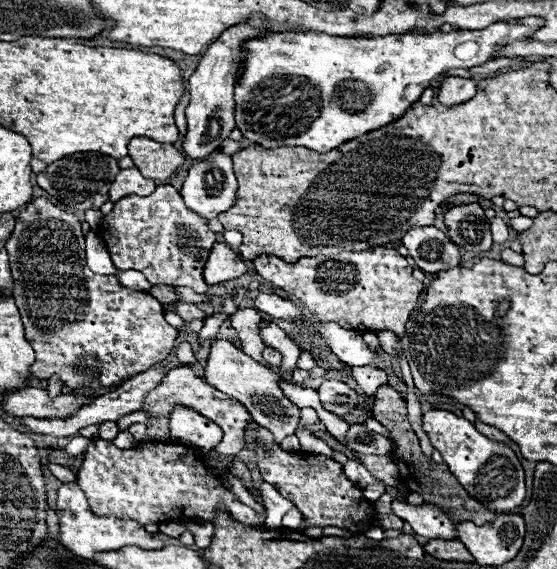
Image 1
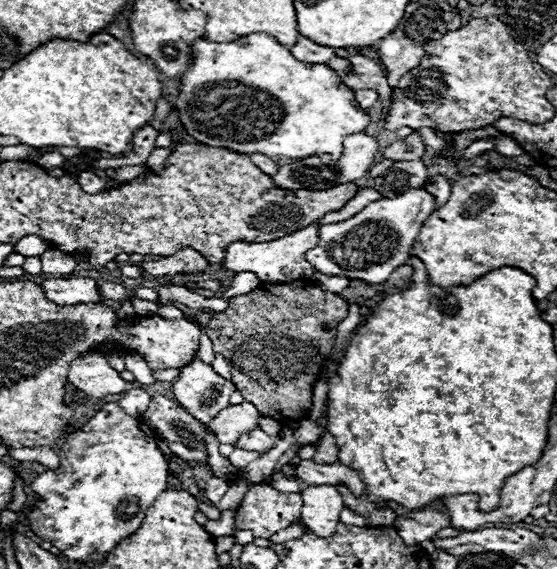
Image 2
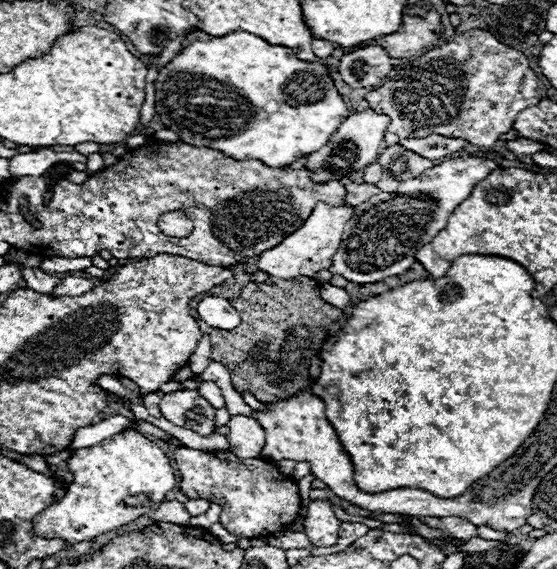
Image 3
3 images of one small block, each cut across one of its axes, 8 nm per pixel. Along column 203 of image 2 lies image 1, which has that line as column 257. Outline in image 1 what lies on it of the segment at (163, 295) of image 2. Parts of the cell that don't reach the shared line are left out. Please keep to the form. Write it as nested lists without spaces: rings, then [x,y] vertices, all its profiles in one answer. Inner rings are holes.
[[[258,294],[254,300],[254,308],[270,314],[272,318],[282,318],[288,322],[304,322],[306,320],[302,316],[302,310],[296,304],[292,304],[290,300],[284,300],[276,294]]]

